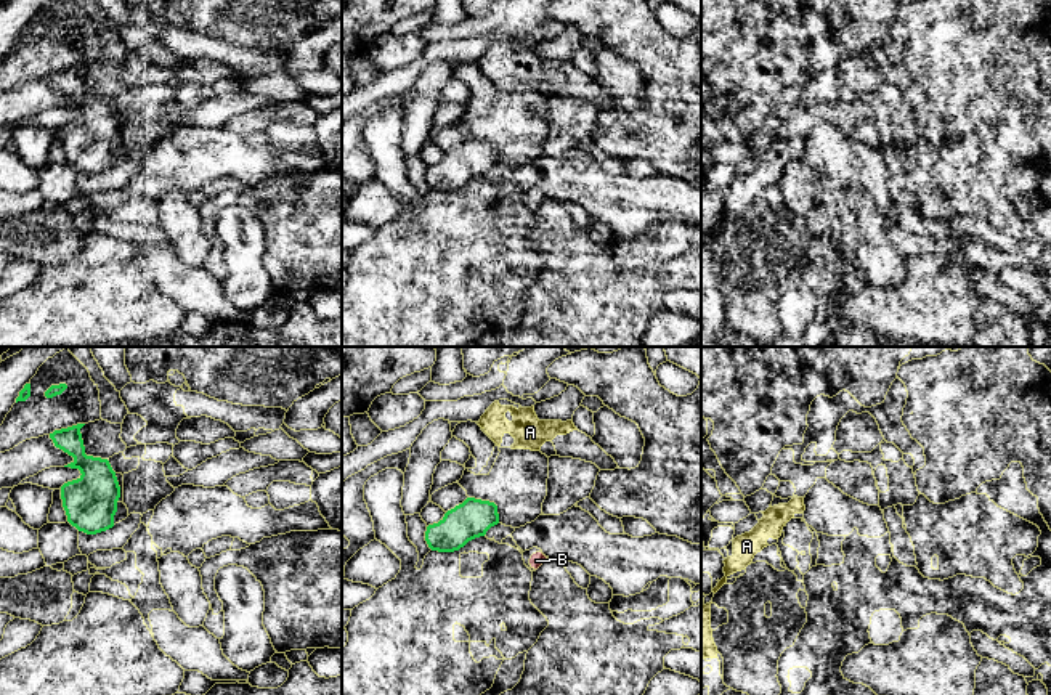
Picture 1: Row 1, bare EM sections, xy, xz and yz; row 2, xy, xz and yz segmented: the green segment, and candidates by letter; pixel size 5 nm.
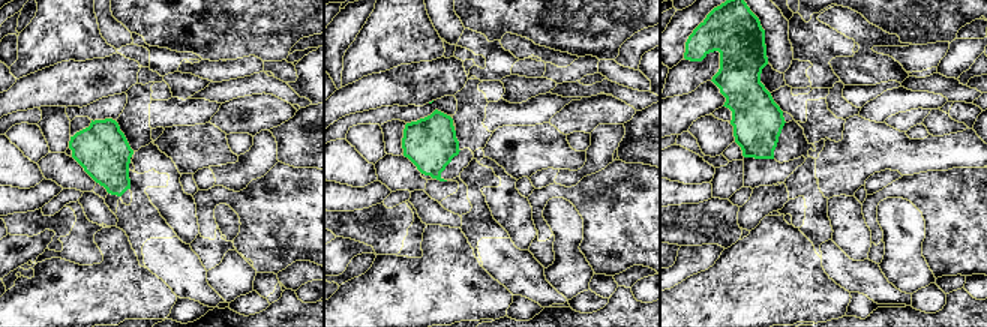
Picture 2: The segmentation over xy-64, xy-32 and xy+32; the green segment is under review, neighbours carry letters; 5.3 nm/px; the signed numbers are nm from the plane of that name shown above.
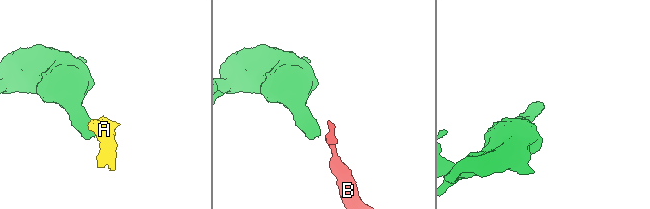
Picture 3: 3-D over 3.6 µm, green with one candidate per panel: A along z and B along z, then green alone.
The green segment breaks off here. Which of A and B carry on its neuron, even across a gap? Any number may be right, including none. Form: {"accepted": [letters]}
{"accepted": []}

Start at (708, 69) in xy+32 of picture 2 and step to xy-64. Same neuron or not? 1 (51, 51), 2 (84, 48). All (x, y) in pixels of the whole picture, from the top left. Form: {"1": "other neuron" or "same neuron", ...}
{"1": "same neuron", "2": "same neuron"}

